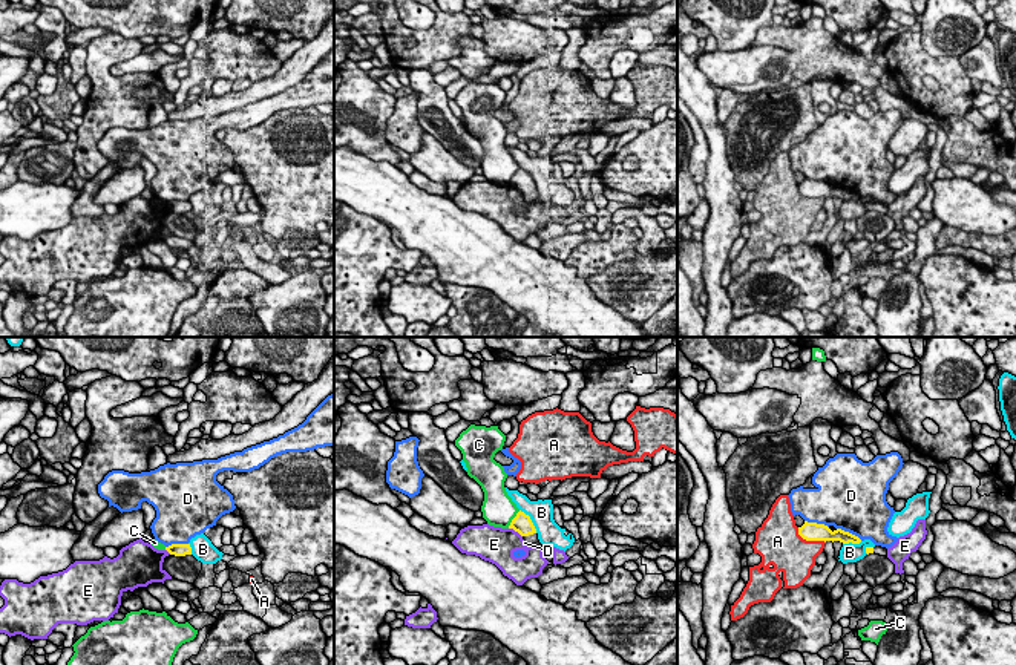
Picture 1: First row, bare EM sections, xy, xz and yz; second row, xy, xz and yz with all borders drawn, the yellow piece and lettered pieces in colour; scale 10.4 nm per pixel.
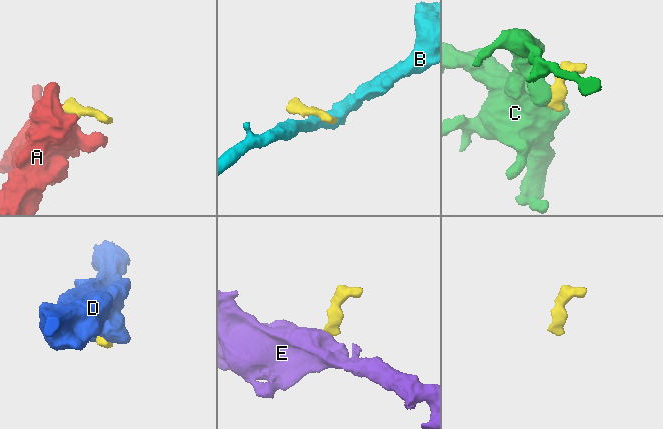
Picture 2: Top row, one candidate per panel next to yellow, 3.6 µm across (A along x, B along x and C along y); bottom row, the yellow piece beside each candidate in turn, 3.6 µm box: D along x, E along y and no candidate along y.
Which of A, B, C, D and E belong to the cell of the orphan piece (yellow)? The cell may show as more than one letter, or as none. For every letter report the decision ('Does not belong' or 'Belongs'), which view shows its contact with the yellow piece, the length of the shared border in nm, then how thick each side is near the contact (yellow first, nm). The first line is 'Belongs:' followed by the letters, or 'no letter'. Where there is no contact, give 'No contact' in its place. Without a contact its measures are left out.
Belongs: no letter
A: Does not belong. Touches yellow in yz. Shared border 340 nm. Thickness 190 nm (yellow) against 420 nm
B: Does not belong. Touches yellow in xz. Shared border 320 nm. Thickness 200 nm (yellow) against 260 nm
C: Does not belong. Touches yellow in xz. Shared border 240 nm. Thickness 200 nm (yellow) against 340 nm
D: Does not belong. Touches yellow in yz. Shared border 300 nm. Thickness 160 nm (yellow) against 500 nm
E: Does not belong. Touches yellow in xz. Shared border 180 nm. Thickness 200 nm (yellow) against 380 nm

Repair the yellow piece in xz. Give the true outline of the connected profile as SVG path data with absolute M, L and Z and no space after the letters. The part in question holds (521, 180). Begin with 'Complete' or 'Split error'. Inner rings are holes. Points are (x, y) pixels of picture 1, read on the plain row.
Split error. M518 169L516 173L512 176L509 185L513 185L515 188L518 188L524 199L532 202L532 204L544 204L539 196L538 196L538 190L536 185L530 176L529 172L526 172L524 169Z

